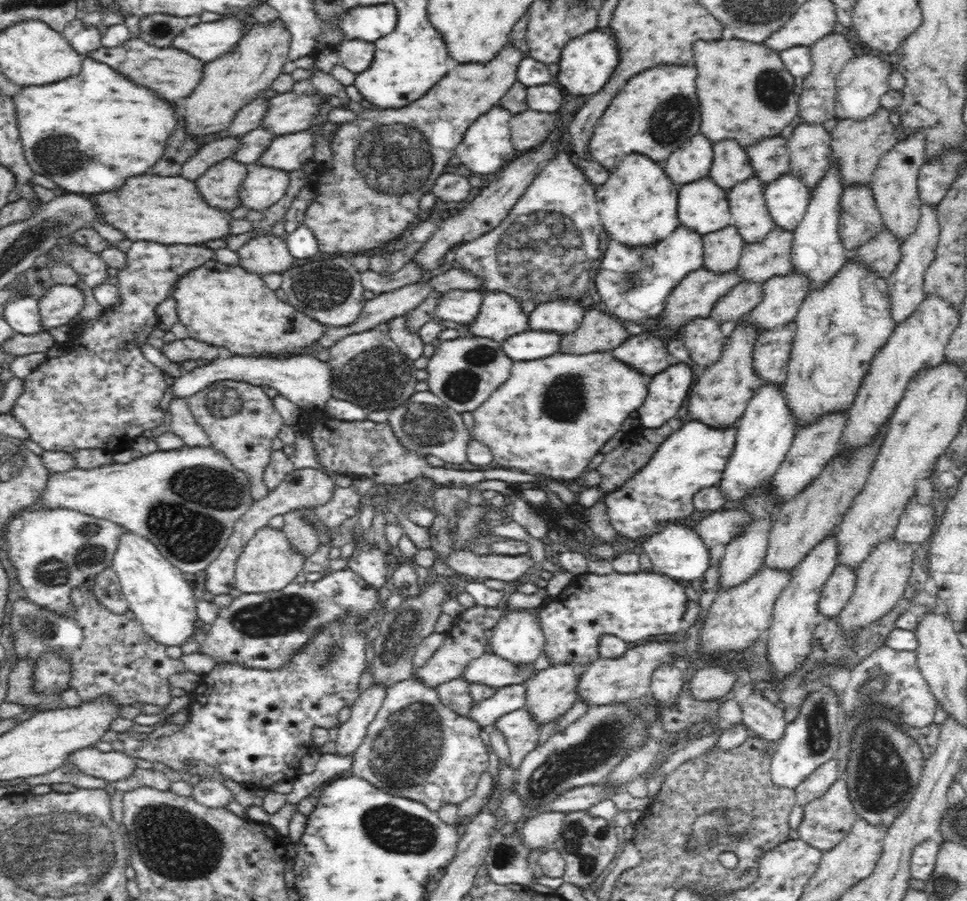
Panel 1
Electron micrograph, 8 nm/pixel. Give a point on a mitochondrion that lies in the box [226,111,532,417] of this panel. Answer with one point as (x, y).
(395, 161)

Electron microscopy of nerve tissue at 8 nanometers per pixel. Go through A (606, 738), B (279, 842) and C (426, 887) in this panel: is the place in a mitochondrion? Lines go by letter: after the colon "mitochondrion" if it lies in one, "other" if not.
A: mitochondrion
B: other
C: other

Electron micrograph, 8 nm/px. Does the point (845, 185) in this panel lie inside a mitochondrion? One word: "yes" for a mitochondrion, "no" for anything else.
no

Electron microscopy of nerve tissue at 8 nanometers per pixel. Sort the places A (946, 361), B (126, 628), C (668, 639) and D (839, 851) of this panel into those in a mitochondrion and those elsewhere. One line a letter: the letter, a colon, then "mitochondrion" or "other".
A: other
B: other
C: other
D: other

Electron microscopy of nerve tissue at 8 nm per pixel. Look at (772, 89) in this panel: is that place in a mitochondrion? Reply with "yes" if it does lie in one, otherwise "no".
yes

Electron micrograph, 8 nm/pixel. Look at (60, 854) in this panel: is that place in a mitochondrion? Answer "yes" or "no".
yes

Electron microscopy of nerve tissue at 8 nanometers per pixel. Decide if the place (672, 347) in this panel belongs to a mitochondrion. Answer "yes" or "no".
no

